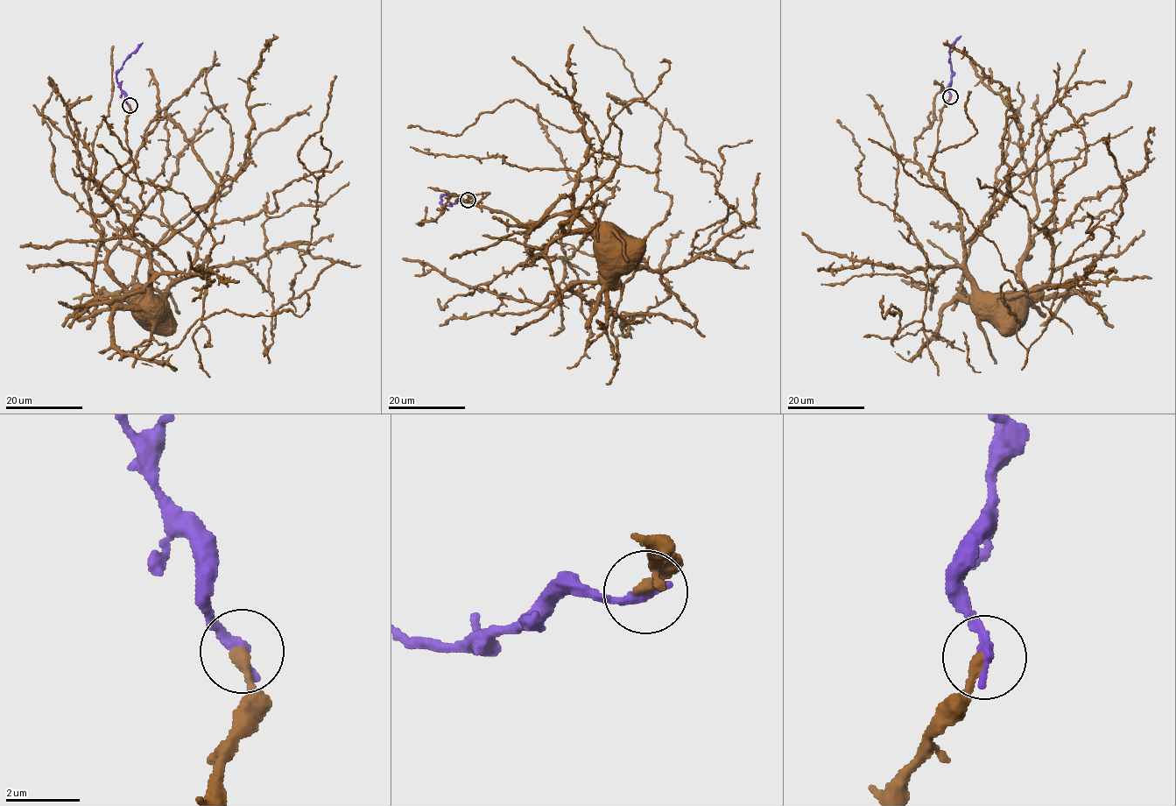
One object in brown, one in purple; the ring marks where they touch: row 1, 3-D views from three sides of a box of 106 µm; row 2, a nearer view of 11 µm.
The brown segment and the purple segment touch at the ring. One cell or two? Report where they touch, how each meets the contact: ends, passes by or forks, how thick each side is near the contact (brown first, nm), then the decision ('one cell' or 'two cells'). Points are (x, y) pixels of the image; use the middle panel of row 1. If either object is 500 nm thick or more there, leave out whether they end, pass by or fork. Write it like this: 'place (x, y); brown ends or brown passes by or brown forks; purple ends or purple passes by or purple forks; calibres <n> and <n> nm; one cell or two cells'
place (468, 200); brown ends; purple ends; calibres 320 and 320 nm; one cell

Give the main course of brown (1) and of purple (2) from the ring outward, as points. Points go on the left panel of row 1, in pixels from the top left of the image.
1: (129, 105), (126, 134), (130, 158), (103, 180), (101, 191), (111, 205), (119, 222), (146, 249), (148, 304)
2: (129, 105), (125, 94), (117, 83), (116, 72), (143, 43)

